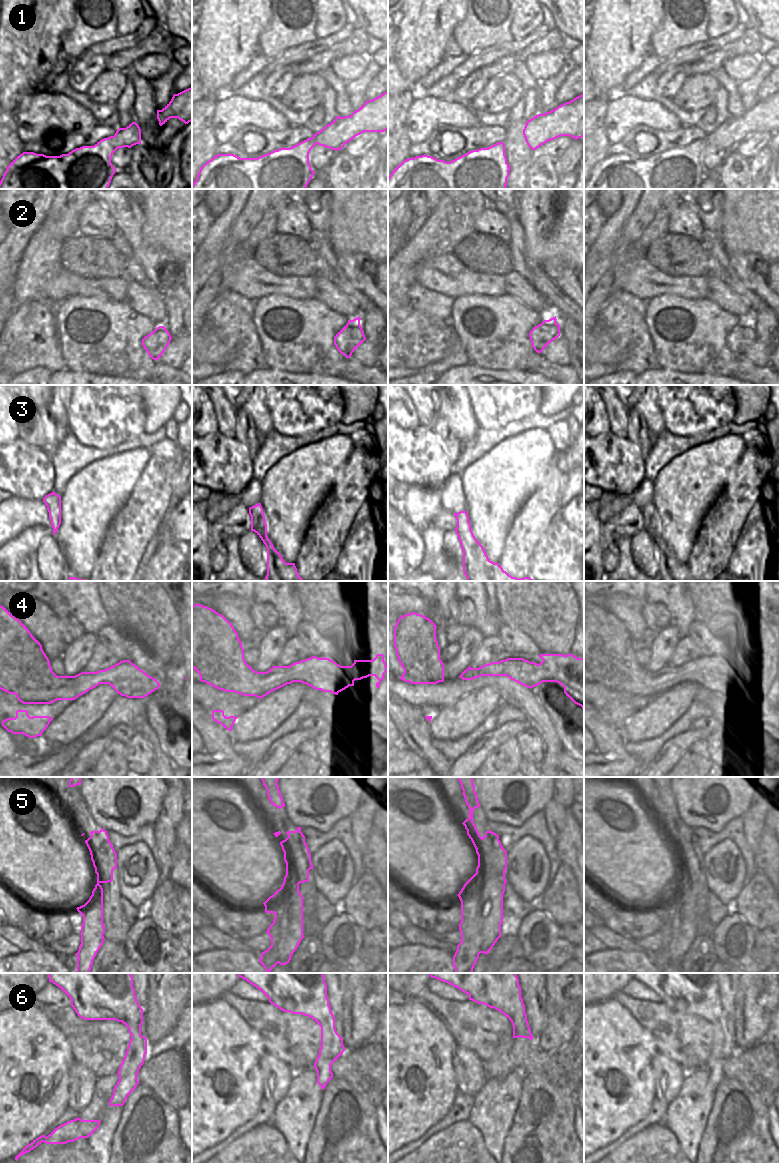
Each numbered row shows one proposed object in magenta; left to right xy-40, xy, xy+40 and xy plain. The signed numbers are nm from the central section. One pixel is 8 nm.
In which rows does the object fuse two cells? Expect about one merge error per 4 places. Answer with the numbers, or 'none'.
5

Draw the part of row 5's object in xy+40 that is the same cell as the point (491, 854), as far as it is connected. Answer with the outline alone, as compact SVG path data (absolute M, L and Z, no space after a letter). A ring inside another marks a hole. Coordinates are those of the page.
M457 777L465 802L469 808L469 818L462 824L467 830L478 855L478 865L487 868L487 882L481 894L481 916L483 918L483 944L481 953L488 954L501 937L503 922L503 894L505 892L505 871L507 869L507 851L503 848L499 836L490 831L482 838L473 822L473 810L480 807L473 777Z

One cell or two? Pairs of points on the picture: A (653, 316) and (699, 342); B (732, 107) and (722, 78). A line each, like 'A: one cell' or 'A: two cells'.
A: one cell
B: one cell

